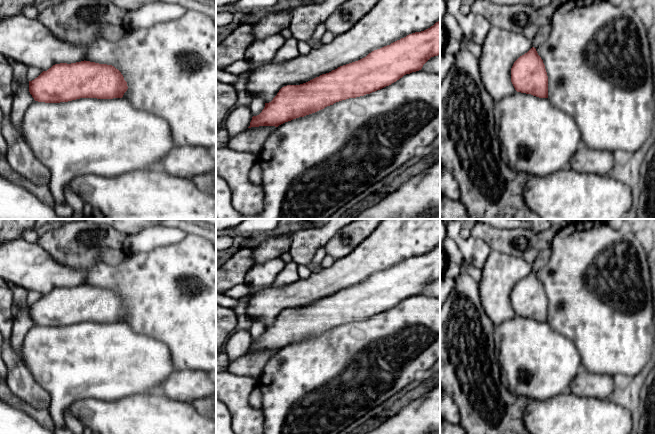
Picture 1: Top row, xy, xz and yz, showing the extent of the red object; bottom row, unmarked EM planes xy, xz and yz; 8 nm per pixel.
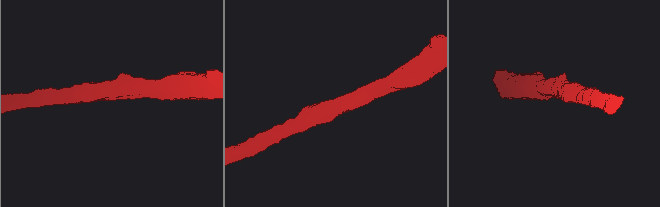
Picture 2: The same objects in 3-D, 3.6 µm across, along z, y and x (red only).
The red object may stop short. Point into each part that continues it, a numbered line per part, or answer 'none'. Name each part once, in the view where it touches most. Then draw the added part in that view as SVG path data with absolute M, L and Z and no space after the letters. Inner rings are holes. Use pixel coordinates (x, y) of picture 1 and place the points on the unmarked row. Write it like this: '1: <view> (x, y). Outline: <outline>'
none

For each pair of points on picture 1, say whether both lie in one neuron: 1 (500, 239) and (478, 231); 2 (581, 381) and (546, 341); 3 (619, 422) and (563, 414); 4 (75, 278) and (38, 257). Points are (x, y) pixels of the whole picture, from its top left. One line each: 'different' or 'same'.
1: same
2: different
3: same
4: same

